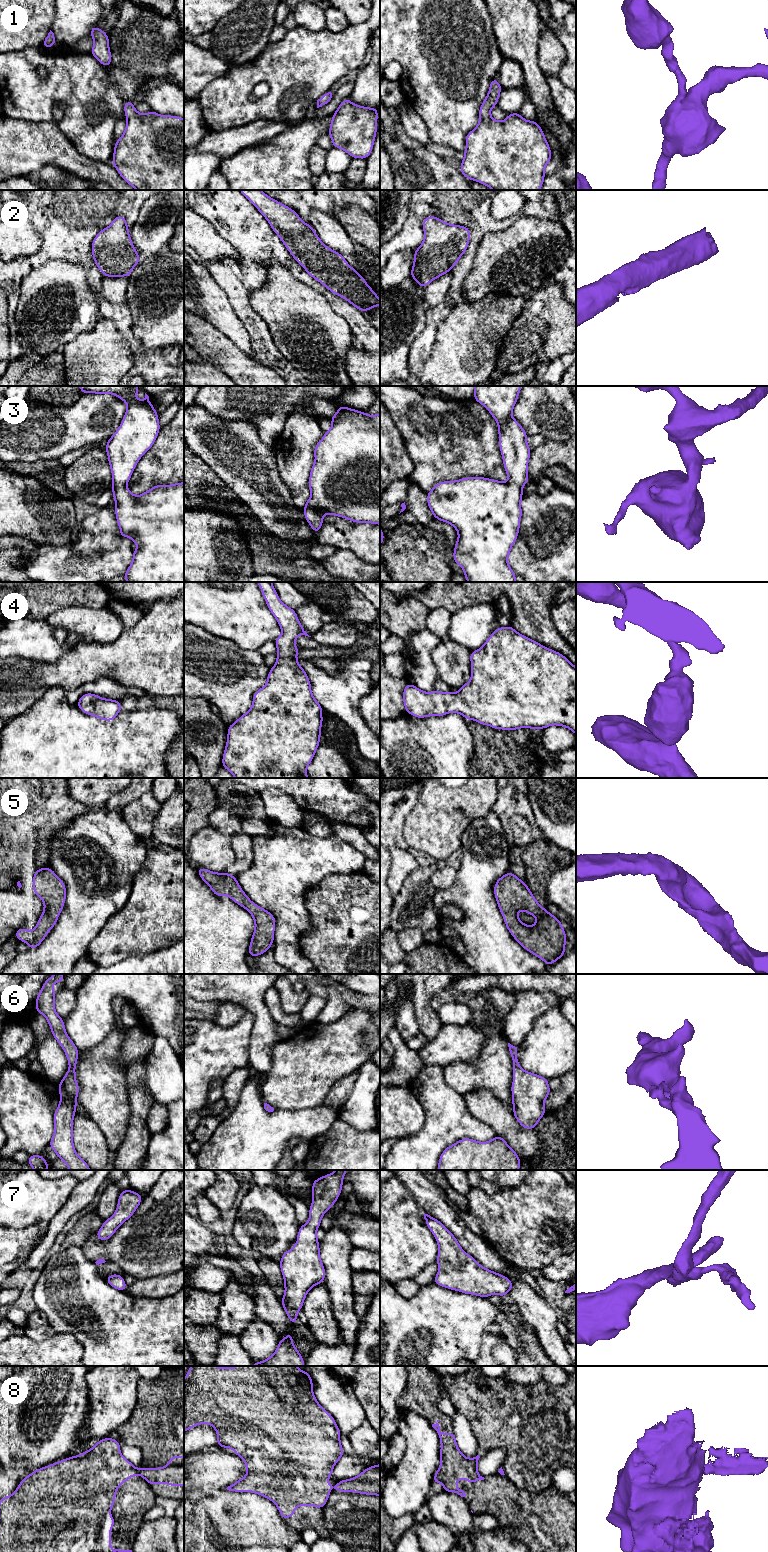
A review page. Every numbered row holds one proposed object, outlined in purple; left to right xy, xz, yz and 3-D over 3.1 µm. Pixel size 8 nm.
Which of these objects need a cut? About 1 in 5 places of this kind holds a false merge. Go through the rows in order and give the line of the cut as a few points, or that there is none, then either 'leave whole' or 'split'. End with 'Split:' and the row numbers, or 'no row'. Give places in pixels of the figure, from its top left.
1: cut none; leave whole
2: cut none; leave whole
3: cut none; leave whole
4: cut none; leave whole
5: cut none; leave whole
6: cut none; leave whole
7: cut none; leave whole
8: cut xy (137, 1469), (138, 1473); split
Split: 8

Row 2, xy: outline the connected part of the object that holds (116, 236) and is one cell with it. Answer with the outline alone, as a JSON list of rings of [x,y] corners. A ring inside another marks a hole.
[[[121,215],[97,233],[91,252],[104,277],[129,277],[141,260],[130,238],[126,218]]]

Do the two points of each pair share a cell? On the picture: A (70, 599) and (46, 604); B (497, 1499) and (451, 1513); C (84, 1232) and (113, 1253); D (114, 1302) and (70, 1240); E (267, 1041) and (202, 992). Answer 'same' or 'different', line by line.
A: same
B: different
C: different
D: different
E: same

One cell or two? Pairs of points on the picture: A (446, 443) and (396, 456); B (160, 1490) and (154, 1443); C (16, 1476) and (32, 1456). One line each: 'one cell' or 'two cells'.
A: two cells
B: one cell
C: two cells

